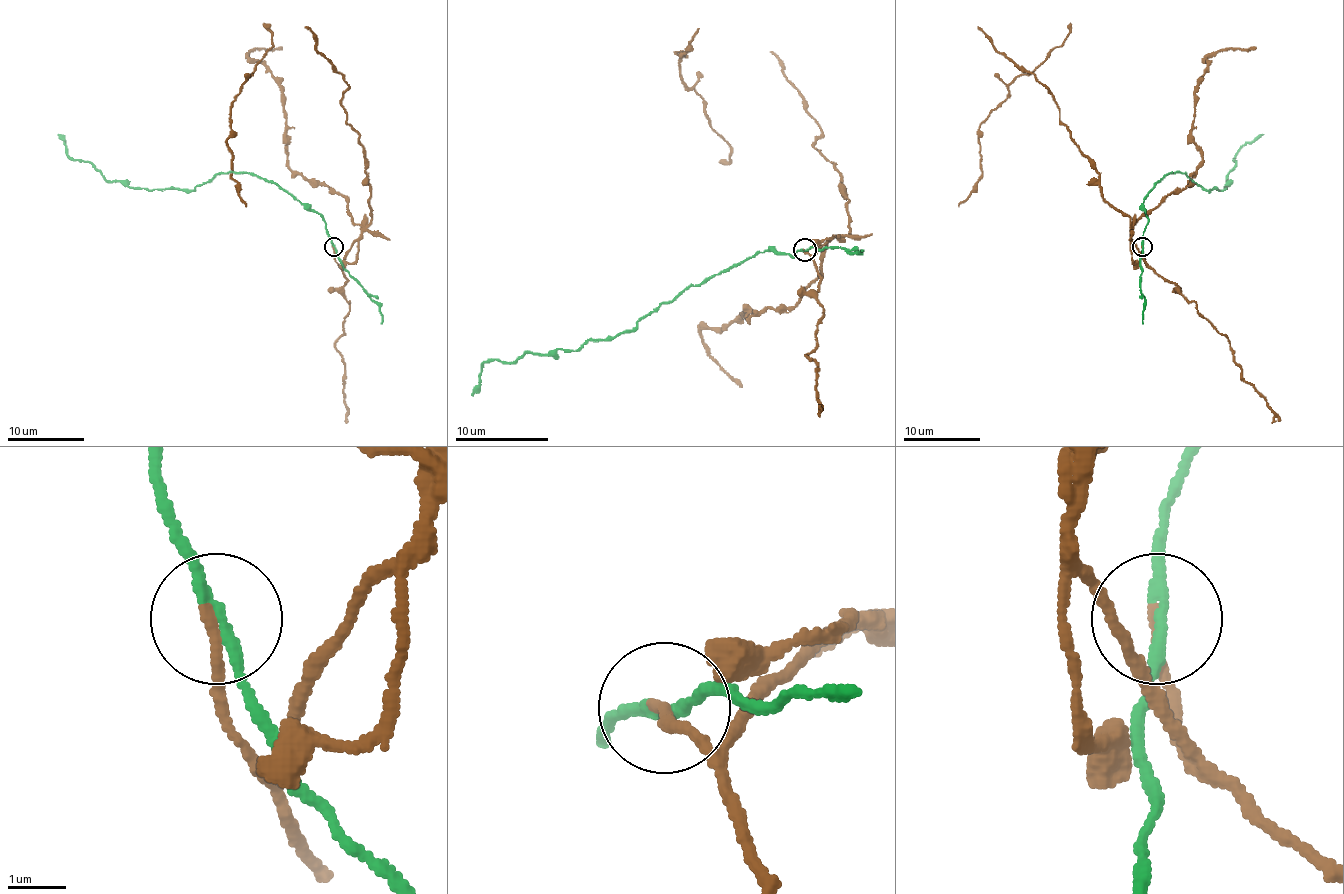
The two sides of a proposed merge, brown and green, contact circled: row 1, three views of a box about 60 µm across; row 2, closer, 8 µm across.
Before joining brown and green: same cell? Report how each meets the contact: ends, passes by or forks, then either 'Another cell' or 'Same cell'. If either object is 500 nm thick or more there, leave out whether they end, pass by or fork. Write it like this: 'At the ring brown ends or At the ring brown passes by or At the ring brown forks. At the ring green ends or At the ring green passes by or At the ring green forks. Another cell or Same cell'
At the ring brown ends. At the ring green passes by. Another cell

